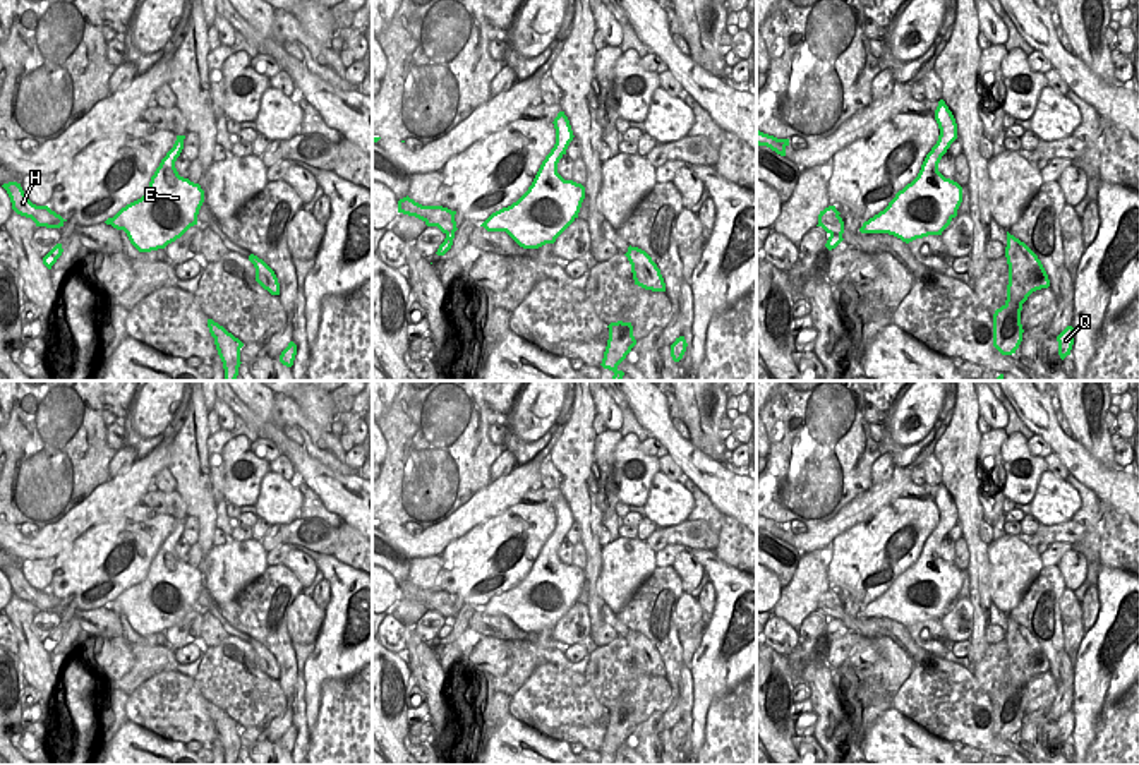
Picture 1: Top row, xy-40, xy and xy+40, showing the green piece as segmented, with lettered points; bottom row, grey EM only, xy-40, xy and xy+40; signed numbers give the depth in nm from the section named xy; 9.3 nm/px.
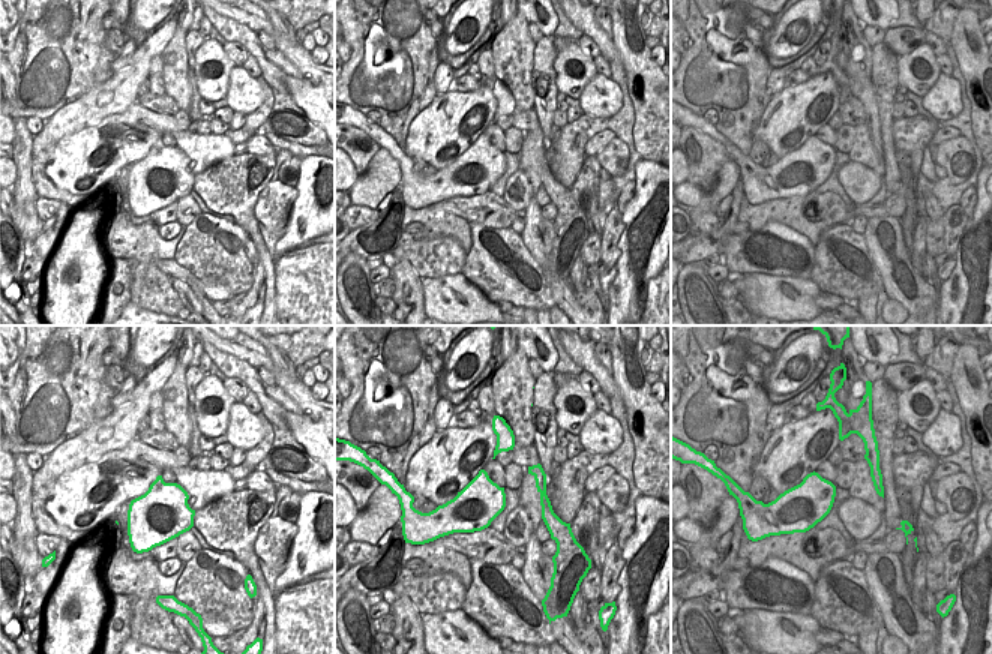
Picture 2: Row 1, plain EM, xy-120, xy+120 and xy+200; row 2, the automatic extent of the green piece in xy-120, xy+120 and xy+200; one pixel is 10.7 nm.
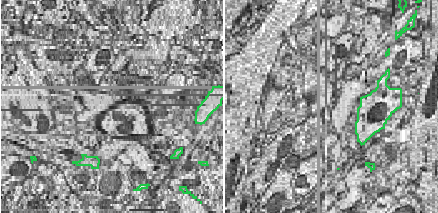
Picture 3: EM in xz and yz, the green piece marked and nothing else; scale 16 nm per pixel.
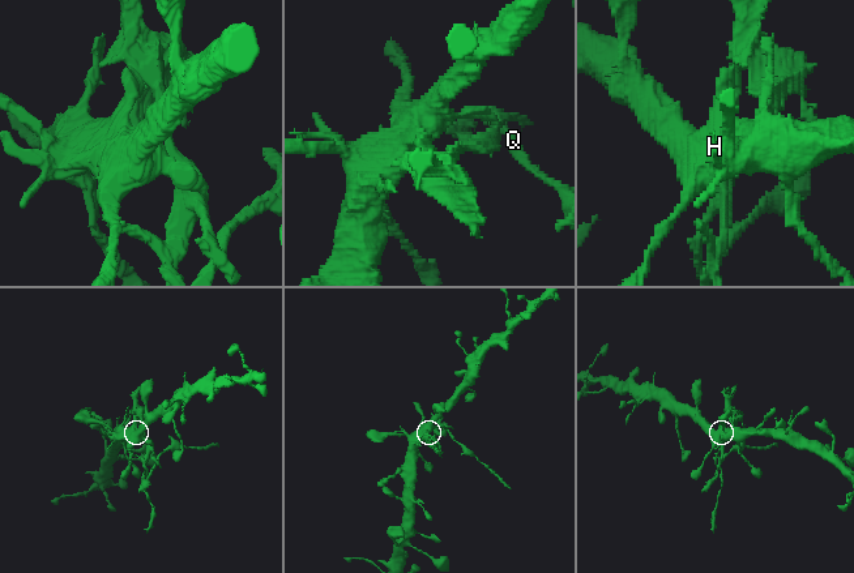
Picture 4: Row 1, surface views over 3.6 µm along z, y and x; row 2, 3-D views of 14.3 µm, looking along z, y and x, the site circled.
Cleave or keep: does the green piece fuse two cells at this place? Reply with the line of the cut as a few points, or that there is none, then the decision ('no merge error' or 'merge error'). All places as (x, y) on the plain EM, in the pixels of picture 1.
cut in xy+40 along (942, 537), (934, 534), (925, 544); merge error

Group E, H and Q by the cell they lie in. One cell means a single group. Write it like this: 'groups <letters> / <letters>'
groups E H / Q

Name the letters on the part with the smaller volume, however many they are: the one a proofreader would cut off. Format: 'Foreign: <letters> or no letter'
Foreign: Q

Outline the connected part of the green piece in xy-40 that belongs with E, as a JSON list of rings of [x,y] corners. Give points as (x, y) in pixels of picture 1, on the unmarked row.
[[[166,537],[151,561],[148,576],[105,605],[124,614],[139,636],[165,633],[197,609],[204,575],[178,559],[178,540],[180,537]]]

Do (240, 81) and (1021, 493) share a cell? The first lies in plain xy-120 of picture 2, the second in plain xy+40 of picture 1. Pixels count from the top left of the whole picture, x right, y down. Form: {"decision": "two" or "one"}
{"decision": "two"}

